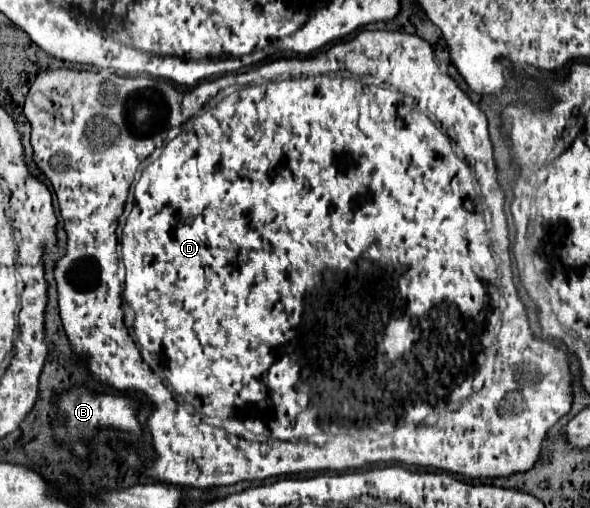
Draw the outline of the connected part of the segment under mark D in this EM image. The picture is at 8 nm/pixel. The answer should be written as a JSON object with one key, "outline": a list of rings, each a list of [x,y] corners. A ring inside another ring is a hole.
{"outline":[[[362,30],[362,32],[358,32],[358,34],[356,34],[356,36],[354,36],[354,38],[352,38],[352,40],[346,40],[346,42],[340,42],[340,44],[334,44],[334,46],[332,46],[332,48],[328,48],[328,50],[324,50],[324,52],[320,52],[320,54],[318,54],[318,56],[314,56],[314,58],[310,58],[310,60],[292,60],[292,62],[290,62],[290,60],[286,60],[286,64],[282,64],[282,60],[278,60],[278,62],[280,62],[280,64],[276,64],[276,62],[274,62],[274,66],[270,66],[270,64],[266,64],[266,66],[268,66],[268,70],[264,70],[264,72],[260,72],[260,78],[262,78],[262,76],[266,76],[266,74],[268,74],[268,76],[276,76],[276,78],[286,78],[286,80],[272,80],[272,82],[266,82],[266,84],[260,84],[260,86],[252,86],[252,88],[246,88],[246,90],[240,90],[240,92],[232,92],[232,94],[230,94],[230,96],[226,96],[226,98],[224,98],[224,100],[220,100],[220,102],[218,102],[218,104],[216,104],[216,106],[210,106],[210,108],[206,108],[206,110],[204,110],[204,114],[202,114],[202,116],[198,116],[198,118],[194,118],[194,124],[192,124],[192,128],[190,128],[190,130],[188,130],[188,132],[182,132],[182,134],[180,134],[180,136],[176,136],[176,138],[174,138],[174,140],[172,140],[172,142],[168,142],[168,144],[166,144],[166,148],[164,148],[164,150],[162,150],[162,154],[160,154],[160,158],[158,158],[158,160],[156,160],[156,162],[152,162],[152,164],[150,164],[150,166],[148,166],[148,168],[146,168],[146,170],[144,170],[144,172],[142,172],[142,178],[140,178],[140,180],[138,180],[138,184],[136,184],[136,188],[134,188],[134,198],[136,198],[136,200],[134,200],[134,208],[132,208],[132,212],[130,212],[130,216],[128,216],[128,222],[126,222],[126,228],[124,228],[124,234],[122,234],[122,236],[124,236],[124,238],[122,238],[122,262],[124,262],[124,266],[126,266],[126,278],[125,278],[125,281],[124,281],[124,284],[123,284],[123,292],[122,292],[122,286],[120,286],[120,280],[118,280],[118,256],[116,256],[116,246],[118,246],[118,236],[116,236],[116,230],[118,230],[118,224],[120,224],[120,214],[122,214],[122,210],[124,210],[124,204],[126,204],[126,198],[128,198],[128,190],[130,190],[130,184],[132,184],[132,180],[134,180],[134,174],[136,174],[136,168],[138,168],[138,166],[140,166],[140,162],[142,162],[142,160],[144,160],[144,158],[148,158],[148,156],[150,156],[150,154],[152,154],[152,152],[154,152],[154,150],[156,150],[156,148],[160,148],[160,146],[162,146],[162,144],[164,144],[164,140],[166,140],[166,128],[164,128],[164,126],[162,126],[162,124],[166,124],[166,122],[168,122],[168,120],[170,120],[170,116],[172,116],[172,112],[178,112],[178,126],[180,126],[180,124],[184,124],[184,118],[186,118],[186,116],[188,116],[188,120],[190,120],[190,118],[192,118],[192,114],[196,114],[196,110],[198,110],[198,108],[200,108],[200,106],[202,106],[202,104],[206,104],[206,102],[208,102],[208,96],[214,96],[214,94],[216,94],[216,92],[220,92],[220,90],[224,90],[224,88],[228,88],[228,86],[234,86],[234,84],[232,84],[232,80],[220,80],[220,78],[218,78],[218,80],[214,80],[214,82],[206,82],[206,84],[200,84],[200,86],[198,86],[198,88],[196,88],[196,90],[192,90],[192,92],[188,92],[188,94],[182,94],[182,92],[178,92],[178,94],[180,94],[180,98],[178,98],[178,96],[176,96],[176,94],[174,94],[174,92],[176,92],[176,90],[174,90],[174,86],[172,86],[172,84],[170,84],[170,82],[166,82],[166,80],[156,80],[156,78],[120,78],[120,76],[116,76],[116,74],[108,74],[108,72],[78,72],[78,70],[50,70],[50,72],[40,72],[40,74],[38,74],[38,78],[36,78],[36,80],[34,80],[34,84],[32,84],[32,86],[30,86],[30,92],[28,92],[28,96],[26,96],[26,104],[24,104],[24,116],[26,116],[26,118],[28,118],[28,122],[30,122],[30,128],[32,128],[32,132],[30,132],[30,144],[32,144],[32,152],[34,152],[34,156],[32,156],[32,160],[34,160],[34,164],[36,164],[36,166],[38,166],[38,170],[40,170],[40,178],[42,178],[42,180],[44,180],[44,182],[46,182],[46,184],[52,184],[52,188],[54,188],[54,192],[56,192],[56,198],[58,198],[58,208],[60,208],[60,216],[62,216],[62,222],[64,222],[64,232],[66,232],[66,238],[68,238],[68,240],[66,240],[66,254],[64,254],[64,256],[60,256],[60,258],[58,258],[58,262],[56,262],[56,268],[54,268],[54,274],[56,274],[56,284],[58,284],[58,282],[60,282],[60,284],[58,284],[58,302],[60,302],[60,318],[62,318],[62,324],[64,324],[64,331],[65,331],[65,333],[66,333],[66,335],[67,335],[67,337],[68,337],[68,340],[70,340],[70,344],[72,344],[72,348],[74,348],[74,352],[78,352],[78,354],[86,354],[86,356],[88,356],[88,366],[90,366],[90,370],[92,370],[92,374],[94,374],[94,378],[96,378],[96,380],[98,380],[98,382],[104,382],[104,384],[108,384],[108,386],[112,386],[112,388],[116,388],[116,390],[122,390],[122,392],[132,392],[132,390],[140,390],[140,392],[144,392],[144,394],[146,394],[146,396],[150,396],[150,400],[152,400],[152,402],[154,402],[154,412],[152,412],[152,414],[150,414],[150,420],[148,420],[148,428],[150,428],[150,434],[152,434],[152,442],[154,442],[154,448],[156,448],[156,452],[158,452],[158,458],[156,458],[156,462],[154,462],[154,466],[152,466],[152,468],[150,468],[150,470],[148,470],[148,474],[150,474],[150,476],[154,476],[154,478],[156,478],[156,480],[160,480],[160,482],[166,482],[166,484],[174,484],[174,486],[192,486],[192,488],[210,488],[210,486],[230,486],[230,484],[236,484],[236,482],[244,482],[244,480],[264,480],[264,478],[270,478],[270,476],[286,476],[286,475],[294,475],[294,474],[307,474],[307,473],[309,473],[309,472],[318,472],[318,471],[323,471],[323,470],[329,470],[329,471],[336,471],[336,472],[342,472],[342,471],[346,471],[346,470],[349,470],[349,469],[350,469],[350,468],[351,468],[351,469],[358,469],[358,468],[362,468],[362,466],[364,466],[364,464],[374,464],[374,462],[382,462],[382,463],[388,463],[388,462],[398,462],[398,463],[401,463],[401,464],[406,464],[406,465],[408,465],[408,466],[413,466],[413,465],[414,465],[414,466],[415,466],[415,467],[424,467],[424,468],[430,468],[430,466],[434,466],[434,468],[442,468],[442,470],[450,470],[450,472],[456,472],[456,474],[464,474],[464,476],[472,476],[472,478],[482,478],[482,476],[486,476],[486,478],[500,478],[500,476],[510,476],[510,474],[516,474],[516,472],[526,472],[526,470],[530,470],[530,468],[532,468],[532,466],[534,466],[534,462],[536,462],[536,460],[538,460],[538,456],[540,456],[540,448],[542,448],[542,440],[544,440],[544,436],[546,436],[546,432],[548,432],[548,428],[552,428],[552,426],[554,426],[554,424],[556,424],[556,422],[558,422],[558,420],[560,420],[560,418],[562,418],[562,416],[566,416],[566,414],[568,414],[568,412],[570,412],[570,404],[572,404],[572,376],[570,376],[570,370],[568,370],[568,360],[566,360],[566,354],[568,354],[568,350],[566,350],[566,348],[564,348],[564,346],[556,346],[556,344],[552,344],[552,342],[550,342],[550,340],[542,340],[542,338],[536,338],[536,336],[534,336],[534,334],[532,334],[532,330],[530,330],[530,326],[528,326],[528,318],[526,318],[526,310],[524,310],[524,304],[522,304],[522,300],[520,300],[520,296],[518,296],[518,292],[516,292],[516,288],[514,288],[514,282],[512,282],[512,272],[510,272],[510,252],[508,252],[508,246],[510,246],[510,240],[508,240],[508,222],[506,222],[506,214],[504,214],[504,192],[502,192],[502,188],[500,188],[500,184],[498,184],[498,176],[496,176],[496,166],[494,166],[494,154],[492,154],[492,144],[490,144],[490,136],[488,136],[488,122],[486,122],[486,114],[484,114],[484,112],[482,112],[482,110],[480,110],[480,108],[478,108],[478,106],[476,106],[476,104],[474,104],[474,102],[472,102],[472,100],[470,100],[470,98],[468,98],[468,96],[466,96],[466,94],[464,94],[464,98],[462,98],[462,90],[460,90],[460,88],[458,88],[458,84],[456,84],[456,82],[454,82],[454,80],[452,80],[452,78],[450,78],[450,76],[446,76],[446,74],[442,74],[442,72],[440,72],[440,68],[438,68],[438,64],[436,64],[436,62],[434,62],[434,50],[432,50],[432,46],[430,46],[430,44],[428,44],[428,42],[426,42],[426,40],[424,40],[424,38],[420,38],[420,36],[412,36],[412,34],[404,34],[404,32],[400,32],[400,31],[396,31],[396,30],[394,30],[394,31],[390,31],[390,30],[375,30],[375,31],[371,31],[371,30]],[[290,66],[294,66],[294,68],[304,68],[304,70],[306,70],[306,68],[308,68],[308,66],[310,66],[310,72],[308,72],[308,74],[306,74],[306,72],[304,72],[304,70],[302,70],[302,72],[294,72],[294,74],[292,74],[292,68],[290,68]],[[340,74],[350,74],[350,76],[370,76],[370,78],[372,78],[372,80],[370,80],[370,82],[368,82],[368,80],[362,80],[362,78],[360,78],[360,80],[354,80],[354,78],[342,78],[342,76],[340,76]],[[134,100],[146,100],[146,104],[148,104],[148,106],[150,106],[150,110],[152,110],[152,116],[150,116],[150,120],[146,120],[146,128],[142,128],[142,126],[144,126],[144,124],[142,124],[142,122],[138,122],[138,124],[136,124],[136,118],[134,118],[134,116],[132,116],[132,108],[134,108]],[[164,100],[180,100],[180,110],[178,110],[178,108],[176,108],[176,110],[174,110],[174,106],[170,106],[170,102],[164,102]],[[116,104],[122,104],[122,106],[124,106],[124,110],[110,110],[110,108],[112,108],[112,106],[116,106]],[[124,300],[126,300],[126,304],[130,304],[130,306],[132,306],[132,308],[134,308],[134,312],[136,312],[136,320],[134,320],[134,332],[136,332],[136,336],[138,336],[138,340],[140,340],[140,346],[142,346],[142,348],[146,348],[146,350],[150,350],[150,354],[158,354],[158,356],[160,356],[160,366],[162,366],[162,373],[161,373],[161,374],[162,374],[162,375],[161,375],[161,376],[158,376],[158,374],[154,374],[154,372],[152,372],[152,370],[150,370],[150,366],[148,366],[148,364],[146,364],[146,362],[144,362],[144,360],[142,360],[142,356],[140,356],[140,352],[138,352],[138,348],[136,348],[136,344],[134,344],[134,342],[132,342],[132,336],[130,336],[130,334],[128,334],[128,328],[126,328],[126,324],[124,324],[124,310],[122,310],[122,302],[124,302]],[[438,360],[450,360],[450,362],[452,362],[452,360],[460,360],[460,361],[459,361],[459,362],[452,362],[452,364],[454,364],[454,365],[453,365],[453,366],[452,366],[452,367],[451,367],[451,369],[450,369],[450,373],[451,373],[451,384],[454,384],[454,385],[452,385],[452,387],[451,387],[451,391],[449,391],[449,390],[448,390],[448,389],[447,389],[447,387],[446,387],[446,386],[445,386],[445,385],[444,385],[444,380],[446,380],[446,378],[444,378],[444,376],[446,376],[446,374],[444,374],[444,372],[448,372],[448,370],[446,370],[446,366],[444,366],[444,362],[438,362]],[[167,378],[168,378],[168,382],[170,382],[170,386],[172,386],[172,389],[171,389],[171,387],[170,387],[170,386],[169,386],[169,383],[168,383],[168,387],[167,387],[167,388],[166,388],[166,386],[164,386],[164,379],[166,379],[166,380],[167,380]],[[226,418],[228,418],[228,420],[234,420],[234,418],[236,418],[236,420],[240,420],[240,422],[242,422],[242,424],[244,424],[244,426],[248,426],[248,428],[250,428],[250,430],[252,430],[252,432],[254,432],[254,434],[264,434],[264,436],[266,436],[266,440],[262,440],[262,442],[248,442],[248,440],[244,440],[244,438],[240,438],[240,436],[234,436],[234,434],[228,434],[228,432],[226,432],[226,430],[224,430],[224,428],[216,428],[216,427],[217,427],[217,426],[216,426],[216,425],[217,425],[217,423],[219,423],[219,422],[220,422],[220,421],[221,421],[221,422],[223,422],[223,421],[225,421],[225,420],[226,420]]]}

